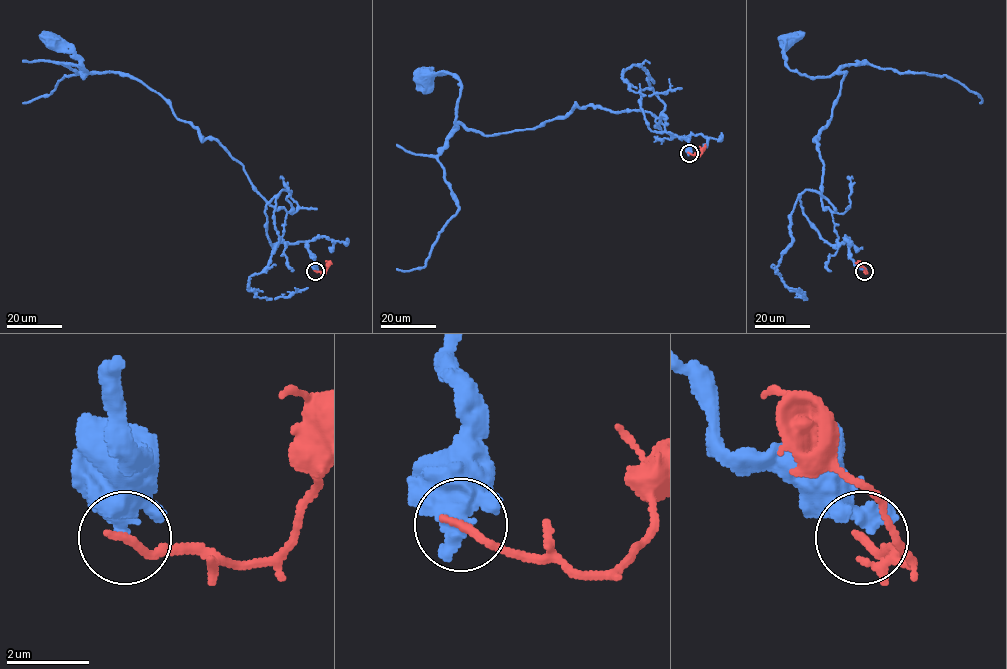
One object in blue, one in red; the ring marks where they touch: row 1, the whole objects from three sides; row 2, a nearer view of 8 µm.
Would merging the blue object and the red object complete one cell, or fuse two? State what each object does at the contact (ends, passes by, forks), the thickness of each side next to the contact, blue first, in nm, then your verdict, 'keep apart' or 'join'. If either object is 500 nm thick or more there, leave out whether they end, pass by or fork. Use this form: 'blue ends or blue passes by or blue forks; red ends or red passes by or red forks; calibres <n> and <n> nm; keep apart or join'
calibres 550 and 200 nm; keep apart

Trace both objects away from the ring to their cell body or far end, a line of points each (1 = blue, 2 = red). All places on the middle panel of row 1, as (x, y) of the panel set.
1: (689, 153), (648, 126), (650, 88), (665, 123), (577, 106), (483, 135), (456, 121), (461, 81), (426, 75)
2: (689, 153), (698, 156), (705, 144)

